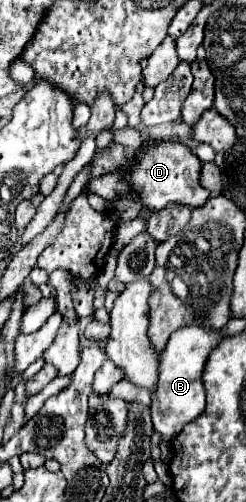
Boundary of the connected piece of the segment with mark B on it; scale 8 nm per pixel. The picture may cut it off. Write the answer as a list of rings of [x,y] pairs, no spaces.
[[[188,325],[172,333],[164,353],[160,355],[158,387],[152,395],[152,423],[164,441],[172,441],[186,423],[194,421],[206,407],[206,393],[202,385],[202,371],[206,359],[222,339],[220,331],[202,329],[202,325]]]

